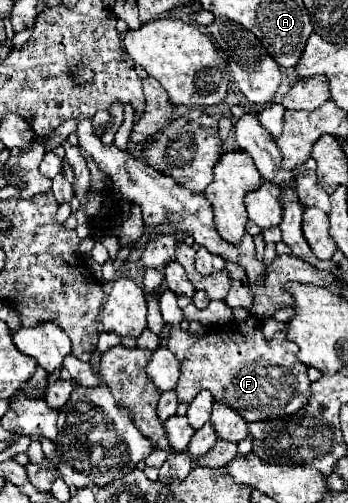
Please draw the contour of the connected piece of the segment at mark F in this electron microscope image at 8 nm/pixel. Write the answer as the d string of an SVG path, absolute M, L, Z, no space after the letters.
M250 315L246 321L230 321L220 329L206 329L202 337L192 337L188 331L180 327L172 327L166 335L166 347L180 361L180 381L176 385L176 395L180 403L190 403L200 391L208 389L214 401L226 403L226 407L238 411L246 423L250 421L266 421L278 419L284 415L292 415L306 405L310 399L310 381L306 375L306 365L298 361L298 345L286 339L282 333L274 333L270 339L264 337L262 321Z

